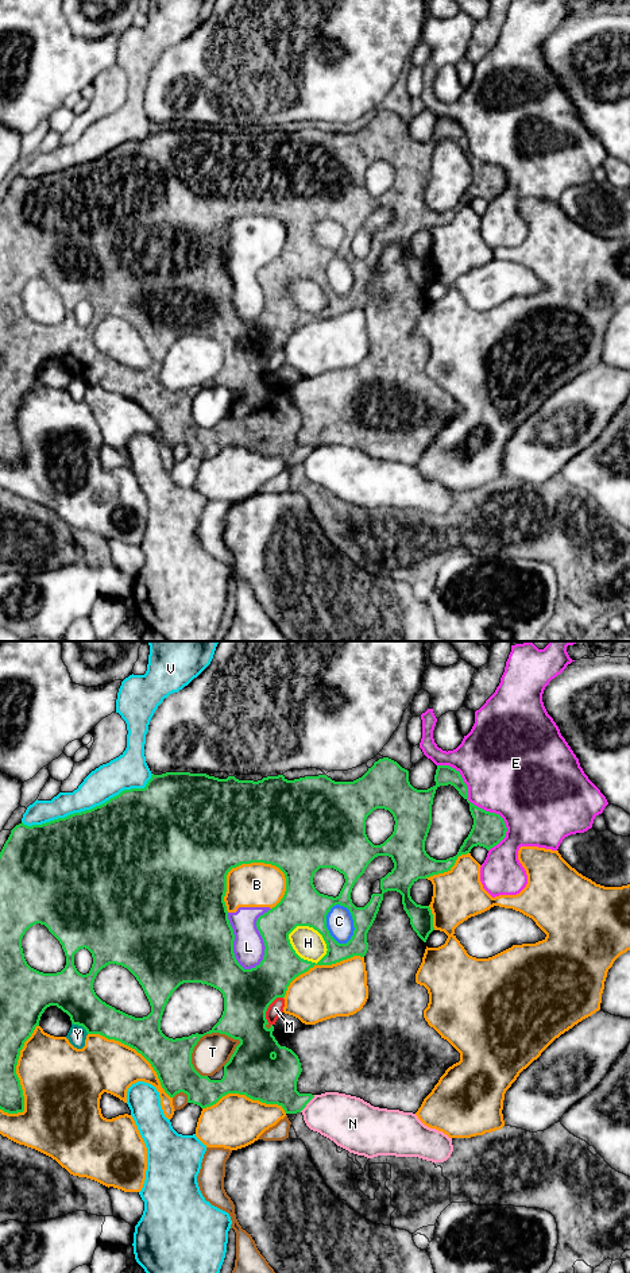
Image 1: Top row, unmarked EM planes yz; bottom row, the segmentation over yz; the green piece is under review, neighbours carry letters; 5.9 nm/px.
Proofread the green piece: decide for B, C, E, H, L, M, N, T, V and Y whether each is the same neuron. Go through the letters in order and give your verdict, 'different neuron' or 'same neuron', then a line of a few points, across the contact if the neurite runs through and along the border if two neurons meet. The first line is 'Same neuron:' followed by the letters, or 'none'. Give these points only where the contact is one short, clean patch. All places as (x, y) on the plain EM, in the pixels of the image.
Same neuron: none
B: different neuron
C: different neuron
E: different neuron
H: different neuron
L: different neuron
M: different neuron
N: different neuron
T: different neuron
V: different neuron
Y: different neuron

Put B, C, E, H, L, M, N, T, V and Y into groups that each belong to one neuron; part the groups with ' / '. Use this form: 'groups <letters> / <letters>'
groups B C H L M / E / N / T / V / Y

